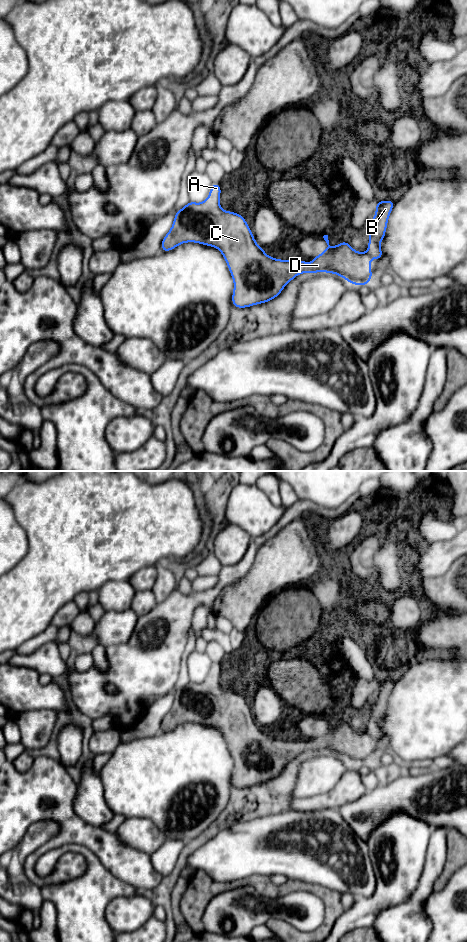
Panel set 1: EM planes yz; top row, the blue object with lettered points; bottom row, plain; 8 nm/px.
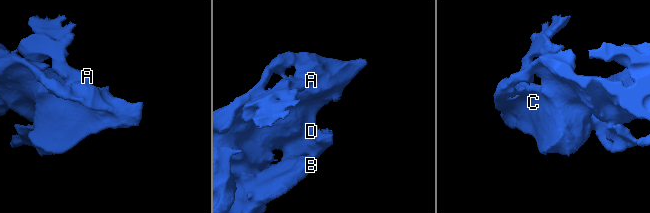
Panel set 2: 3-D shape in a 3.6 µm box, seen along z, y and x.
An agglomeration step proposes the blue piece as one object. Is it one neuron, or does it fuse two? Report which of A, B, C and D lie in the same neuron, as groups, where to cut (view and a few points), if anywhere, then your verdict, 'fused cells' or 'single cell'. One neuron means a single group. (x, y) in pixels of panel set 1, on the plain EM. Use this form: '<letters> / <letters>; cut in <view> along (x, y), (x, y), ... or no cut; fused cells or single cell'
A B C D; no cut; single cell

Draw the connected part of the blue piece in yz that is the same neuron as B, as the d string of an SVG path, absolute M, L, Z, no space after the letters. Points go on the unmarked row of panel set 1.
M213 663L208 675L202 683L189 681L184 688L176 691L172 707L161 722L161 730L168 732L187 722L217 728L223 735L234 762L232 786L240 789L273 780L280 775L289 762L302 753L332 753L344 758L352 765L368 765L373 756L371 738L378 741L383 736L380 722L385 718L388 699L395 684L392 680L376 681L375 695L368 706L370 717L366 733L355 731L344 720L337 726L331 727L328 715L324 715L323 718L328 727L309 743L300 739L281 740L268 736L257 724L245 698L238 693L221 688L220 663Z

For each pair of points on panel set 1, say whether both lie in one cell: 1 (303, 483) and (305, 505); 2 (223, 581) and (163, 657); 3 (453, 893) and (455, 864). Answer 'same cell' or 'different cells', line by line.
1: different cells
2: same cell
3: different cells

